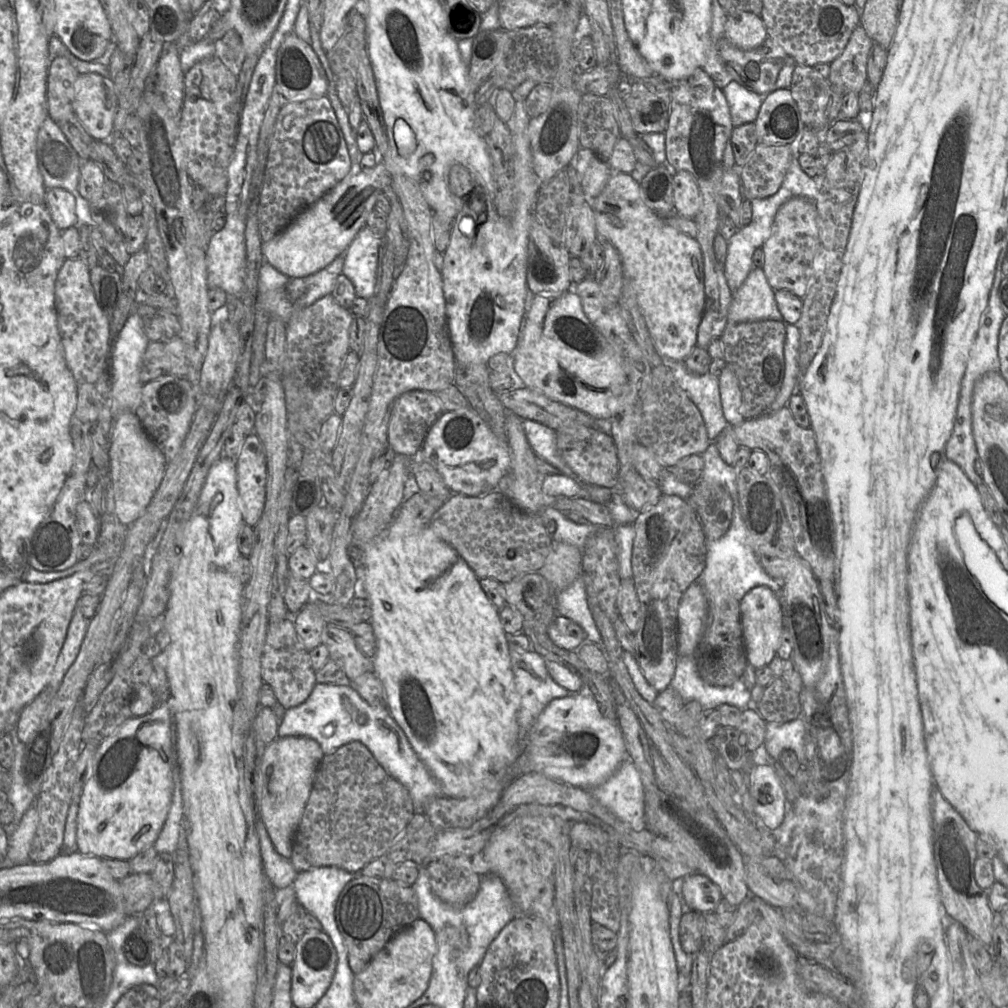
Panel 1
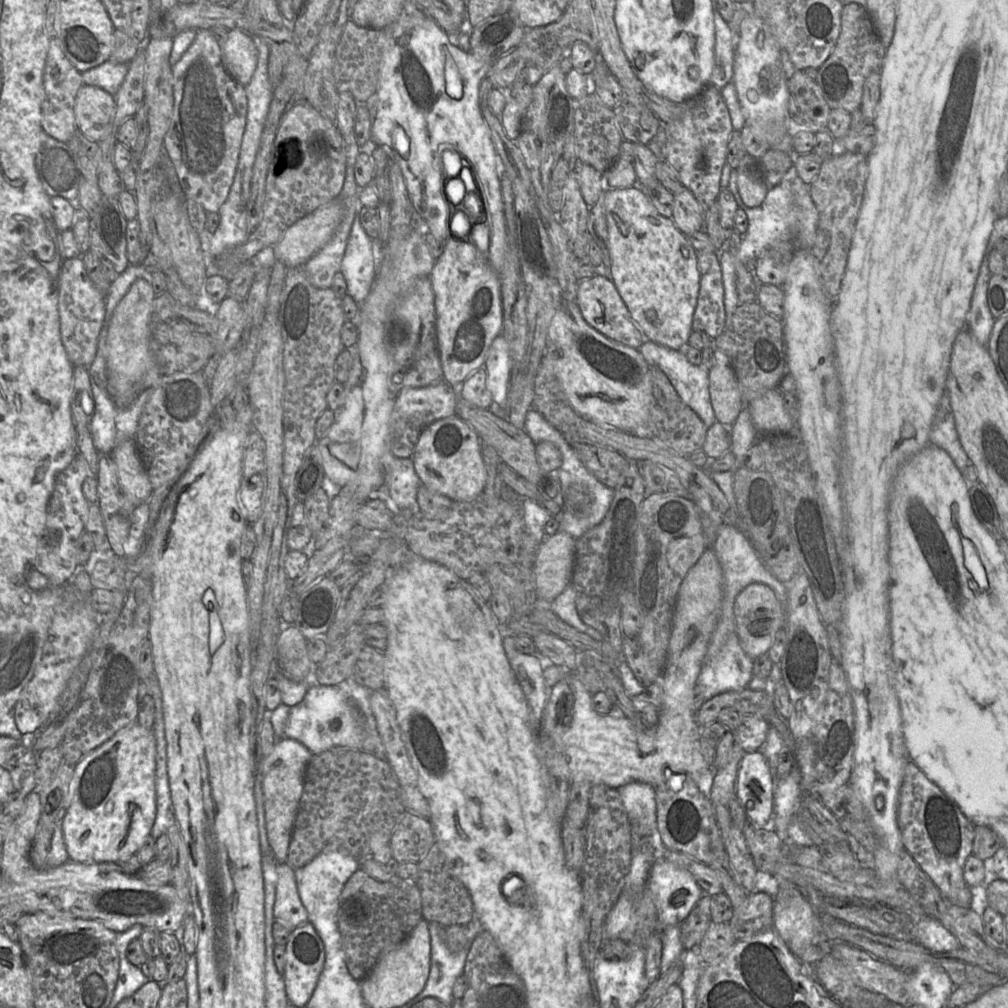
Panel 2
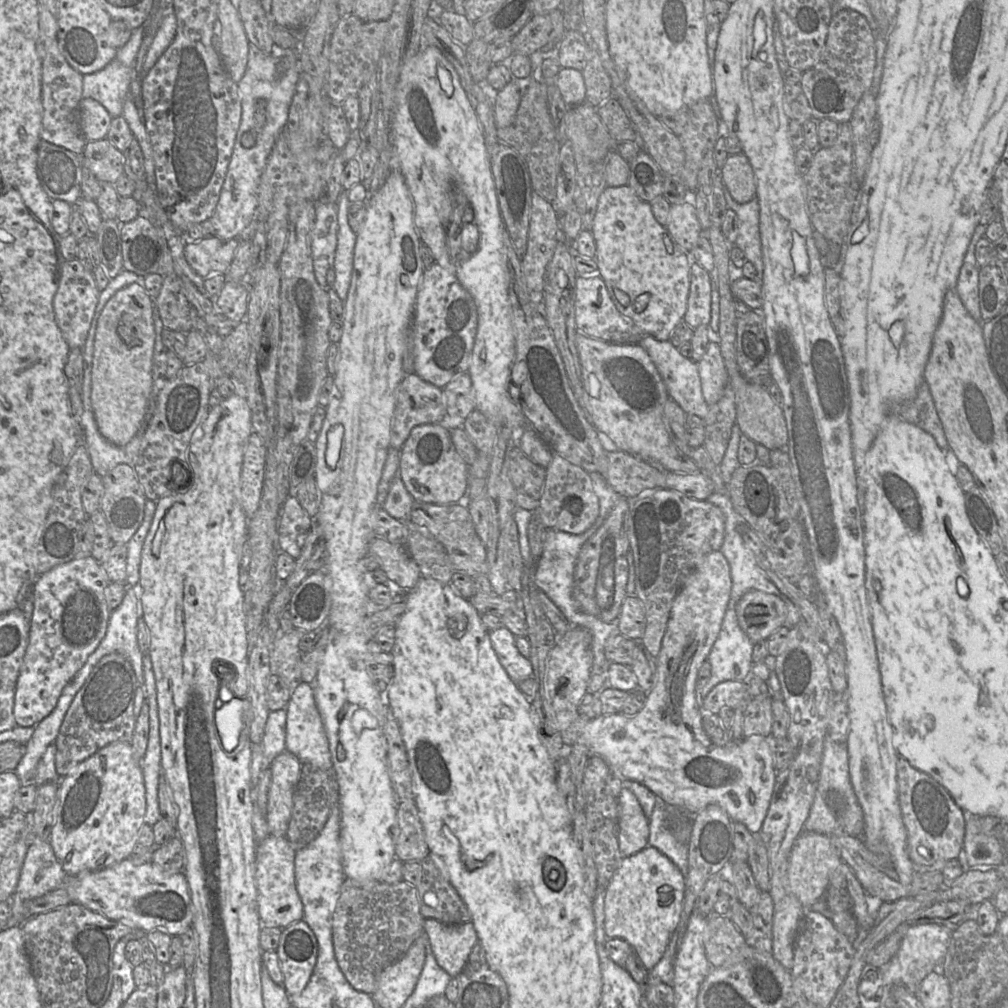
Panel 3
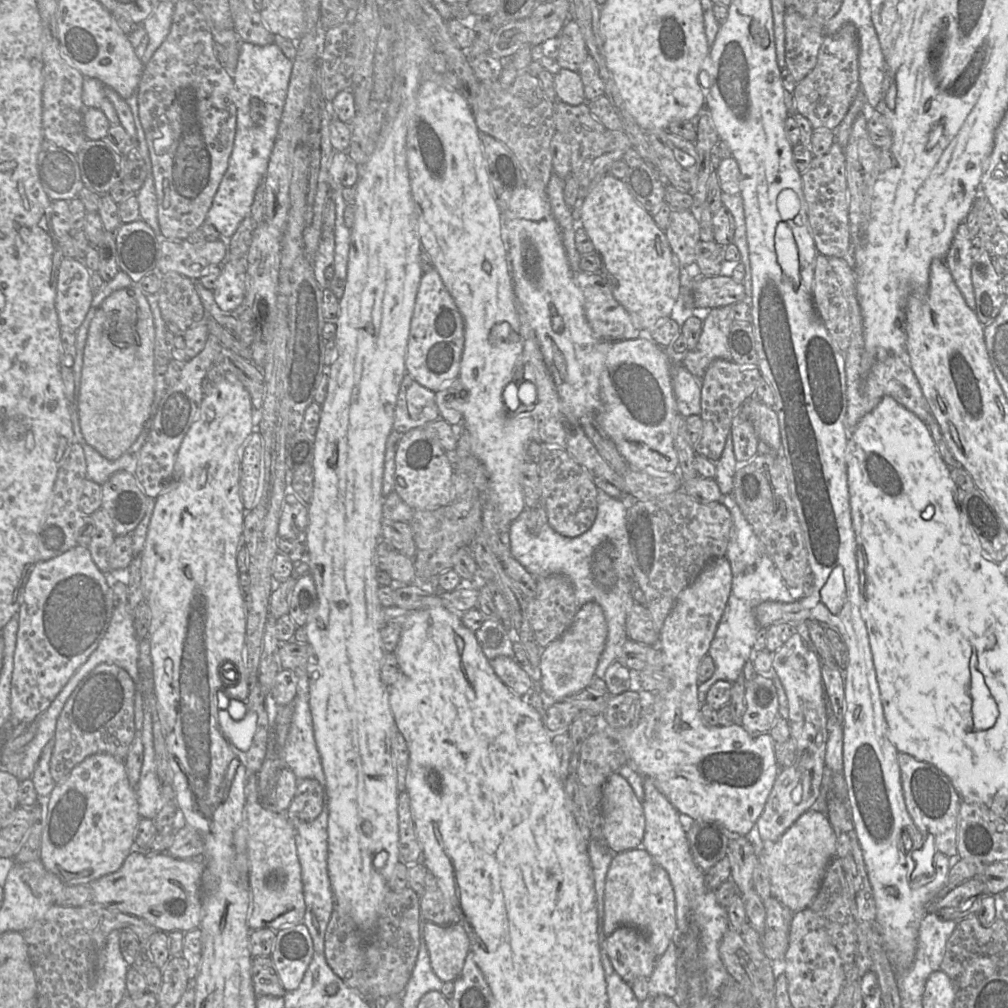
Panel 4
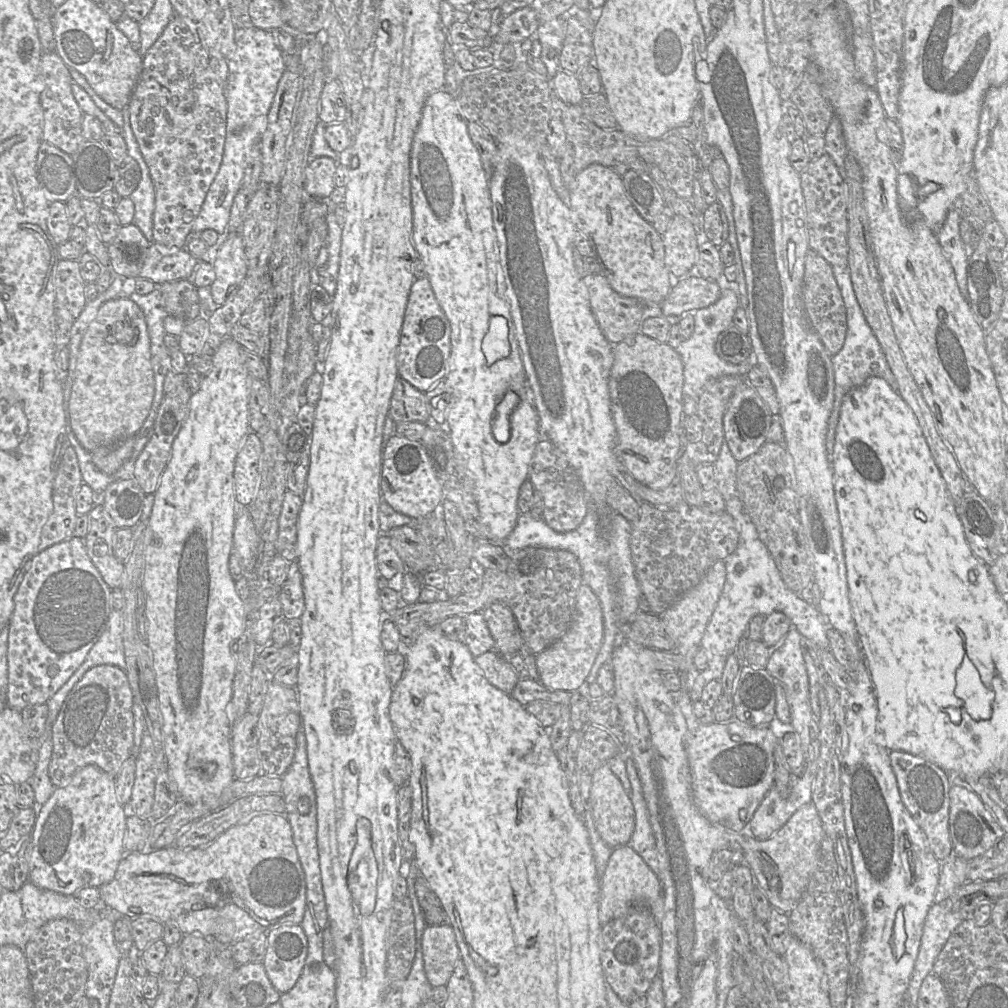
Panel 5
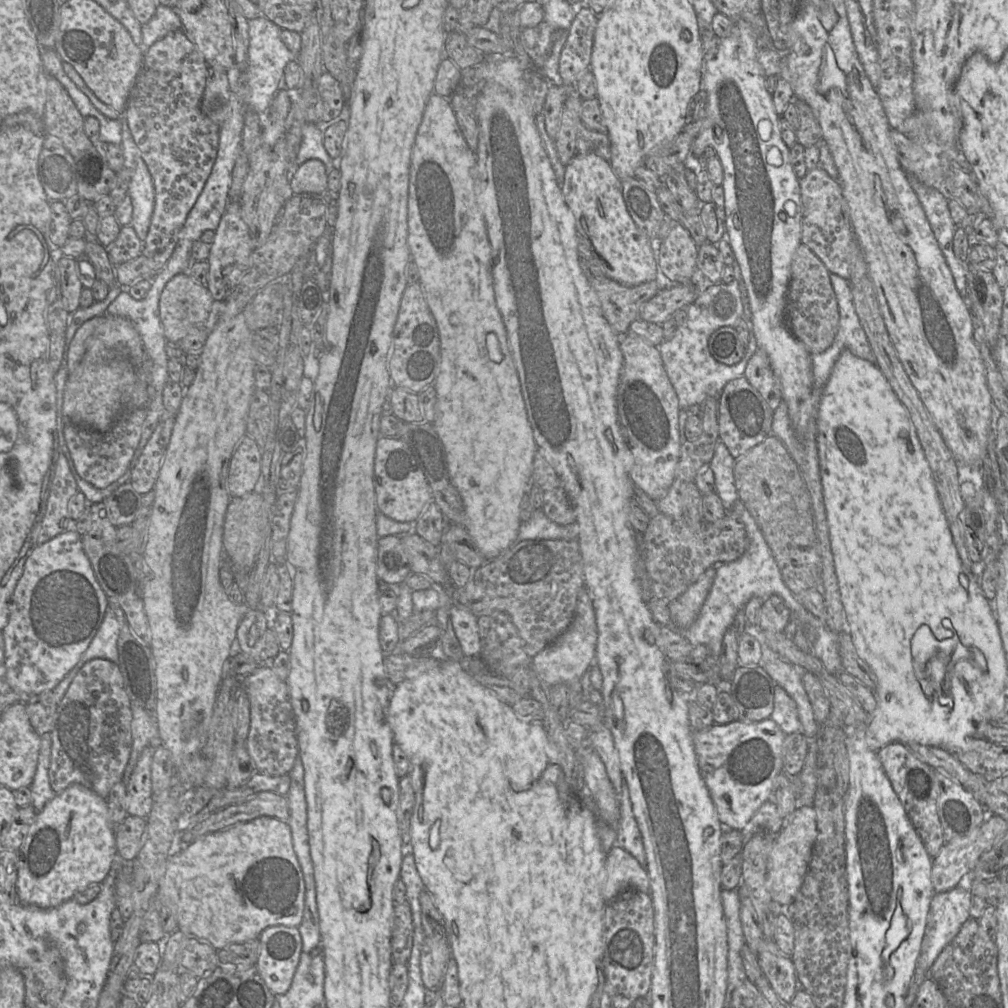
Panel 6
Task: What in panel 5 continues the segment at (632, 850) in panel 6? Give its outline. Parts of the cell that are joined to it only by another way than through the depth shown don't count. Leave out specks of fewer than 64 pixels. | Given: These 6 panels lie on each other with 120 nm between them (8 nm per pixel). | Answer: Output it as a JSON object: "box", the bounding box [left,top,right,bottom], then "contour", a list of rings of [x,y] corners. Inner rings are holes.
{"box":[626,759,659,874],"contour":[[[626,759],[626,771],[631,784],[631,801],[635,811],[635,828],[627,845],[657,874],[659,866],[655,837],[649,822],[638,771],[631,759]]]}

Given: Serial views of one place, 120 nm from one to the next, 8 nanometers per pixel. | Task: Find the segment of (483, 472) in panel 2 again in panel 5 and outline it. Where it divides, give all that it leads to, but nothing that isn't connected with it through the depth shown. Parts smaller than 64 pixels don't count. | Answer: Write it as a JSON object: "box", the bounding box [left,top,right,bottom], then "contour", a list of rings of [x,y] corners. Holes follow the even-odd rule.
{"box":[380,435,443,518],"contour":[[[392,435],[383,446],[380,488],[382,500],[394,510],[413,518],[423,518],[440,509],[443,488],[423,444],[400,435]]]}

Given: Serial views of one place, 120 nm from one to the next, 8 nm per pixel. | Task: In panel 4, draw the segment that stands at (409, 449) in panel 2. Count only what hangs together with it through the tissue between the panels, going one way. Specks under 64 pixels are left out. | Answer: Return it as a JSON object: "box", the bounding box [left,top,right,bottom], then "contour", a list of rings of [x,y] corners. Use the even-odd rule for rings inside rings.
{"box":[393,373,439,434],"contour":[[[405,373],[396,401],[393,429],[404,434],[439,418],[435,391],[422,386]]]}

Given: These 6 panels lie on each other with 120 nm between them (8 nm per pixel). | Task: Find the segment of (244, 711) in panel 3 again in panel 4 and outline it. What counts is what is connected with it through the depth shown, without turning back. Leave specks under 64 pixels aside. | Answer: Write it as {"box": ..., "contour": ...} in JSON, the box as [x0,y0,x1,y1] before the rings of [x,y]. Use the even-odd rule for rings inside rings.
{"box":[218,707,257,751],"contour":[[[226,707],[218,710],[218,723],[222,733],[242,751],[247,751],[256,729],[257,714],[246,711],[242,720],[235,720]]]}

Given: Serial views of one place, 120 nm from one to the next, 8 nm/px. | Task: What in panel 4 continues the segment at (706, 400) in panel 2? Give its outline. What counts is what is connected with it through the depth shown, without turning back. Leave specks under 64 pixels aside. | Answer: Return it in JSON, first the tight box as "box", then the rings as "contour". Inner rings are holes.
{"box":[673,360,701,417],"contour":[[[674,360],[673,391],[678,412],[683,417],[700,415],[701,385],[700,379],[693,376],[687,368]]]}

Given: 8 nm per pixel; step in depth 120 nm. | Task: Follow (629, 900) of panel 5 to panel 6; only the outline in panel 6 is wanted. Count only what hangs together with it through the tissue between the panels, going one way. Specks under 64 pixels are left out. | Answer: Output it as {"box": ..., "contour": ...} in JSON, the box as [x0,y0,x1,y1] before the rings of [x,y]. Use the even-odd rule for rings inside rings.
{"box":[602,846,650,903],"contour":[[[614,846],[606,855],[604,865],[602,895],[605,903],[625,890],[650,893],[650,880],[646,869],[630,853]]]}

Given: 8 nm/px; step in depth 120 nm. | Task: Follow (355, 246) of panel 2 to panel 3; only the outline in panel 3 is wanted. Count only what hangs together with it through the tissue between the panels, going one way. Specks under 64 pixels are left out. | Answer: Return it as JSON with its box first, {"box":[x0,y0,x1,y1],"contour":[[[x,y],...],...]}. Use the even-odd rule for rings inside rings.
{"box":[332,189,357,301],"contour":[[[342,189],[336,201],[338,209],[338,233],[335,258],[332,269],[335,272],[335,281],[332,289],[343,301],[346,300],[353,271],[354,249],[357,234],[348,223],[348,208],[351,202],[347,193],[349,189]]]}

